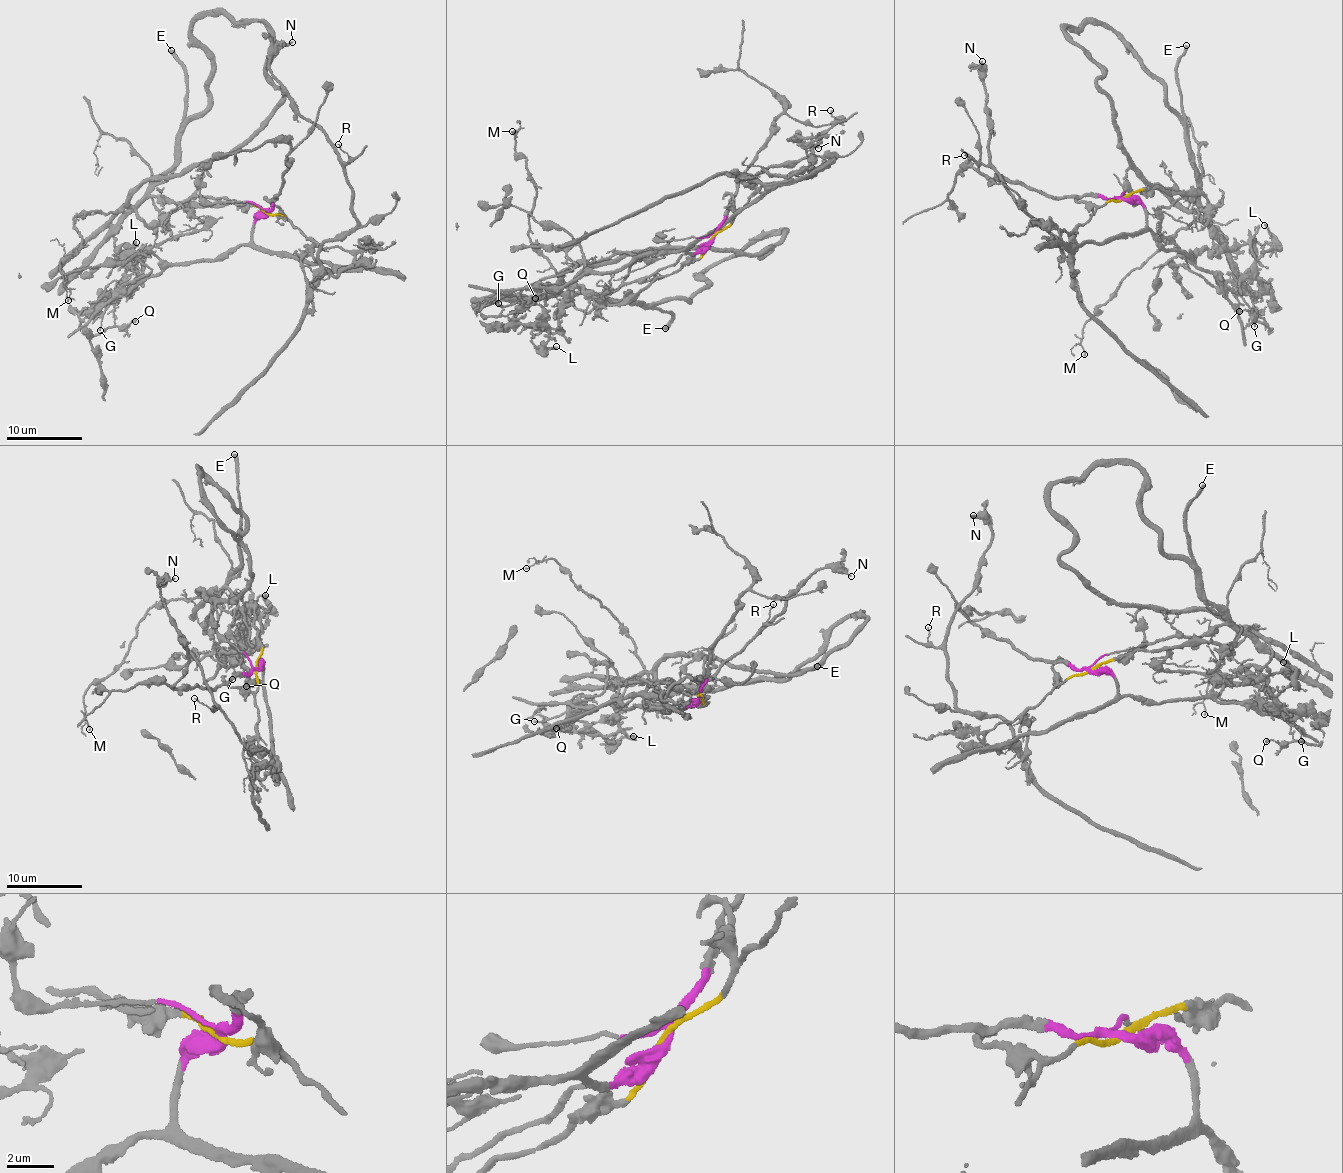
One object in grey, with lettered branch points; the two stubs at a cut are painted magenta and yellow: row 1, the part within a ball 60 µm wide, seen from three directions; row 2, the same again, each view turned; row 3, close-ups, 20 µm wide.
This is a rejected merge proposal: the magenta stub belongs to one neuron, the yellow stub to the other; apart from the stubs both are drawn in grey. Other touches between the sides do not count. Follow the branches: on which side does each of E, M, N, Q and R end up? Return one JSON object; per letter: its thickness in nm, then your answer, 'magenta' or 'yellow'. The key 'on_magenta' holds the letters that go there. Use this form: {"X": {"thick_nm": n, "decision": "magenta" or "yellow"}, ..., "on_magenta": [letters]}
{"E": {"thick_nm": 400, "decision": "yellow"}, "M": {"thick_nm": 130, "decision": "yellow"}, "N": {"thick_nm": 160, "decision": "magenta"}, "Q": {"thick_nm": 170, "decision": "yellow"}, "R": {"thick_nm": 110, "decision": "magenta"}, "on_magenta": ["N", "R"]}

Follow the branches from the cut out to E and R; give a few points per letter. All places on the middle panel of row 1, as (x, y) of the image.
E: (713, 237), (699, 257), (679, 256), (669, 267), (597, 295), (667, 311), (674, 318), (665, 329)
R: (714, 237), (692, 253), (686, 251), (757, 202), (765, 189), (759, 174), (810, 154), (834, 121), (830, 110)

